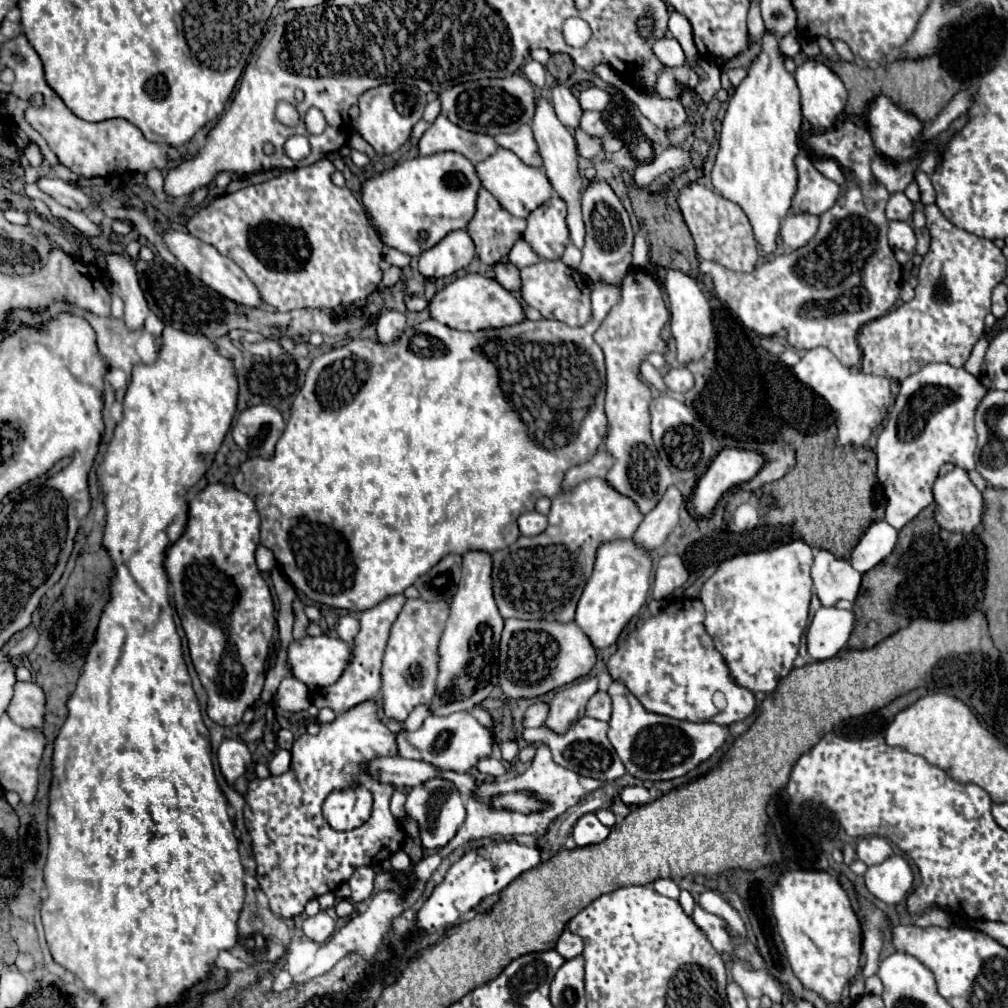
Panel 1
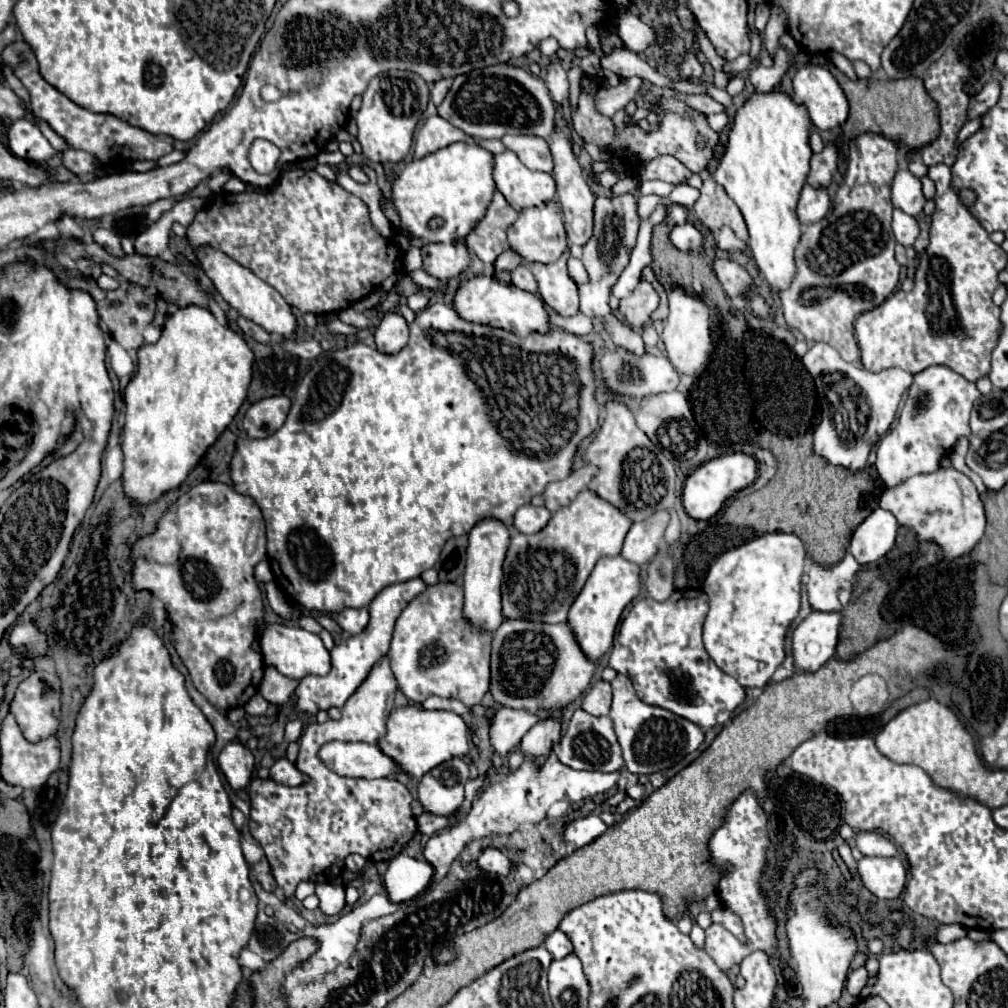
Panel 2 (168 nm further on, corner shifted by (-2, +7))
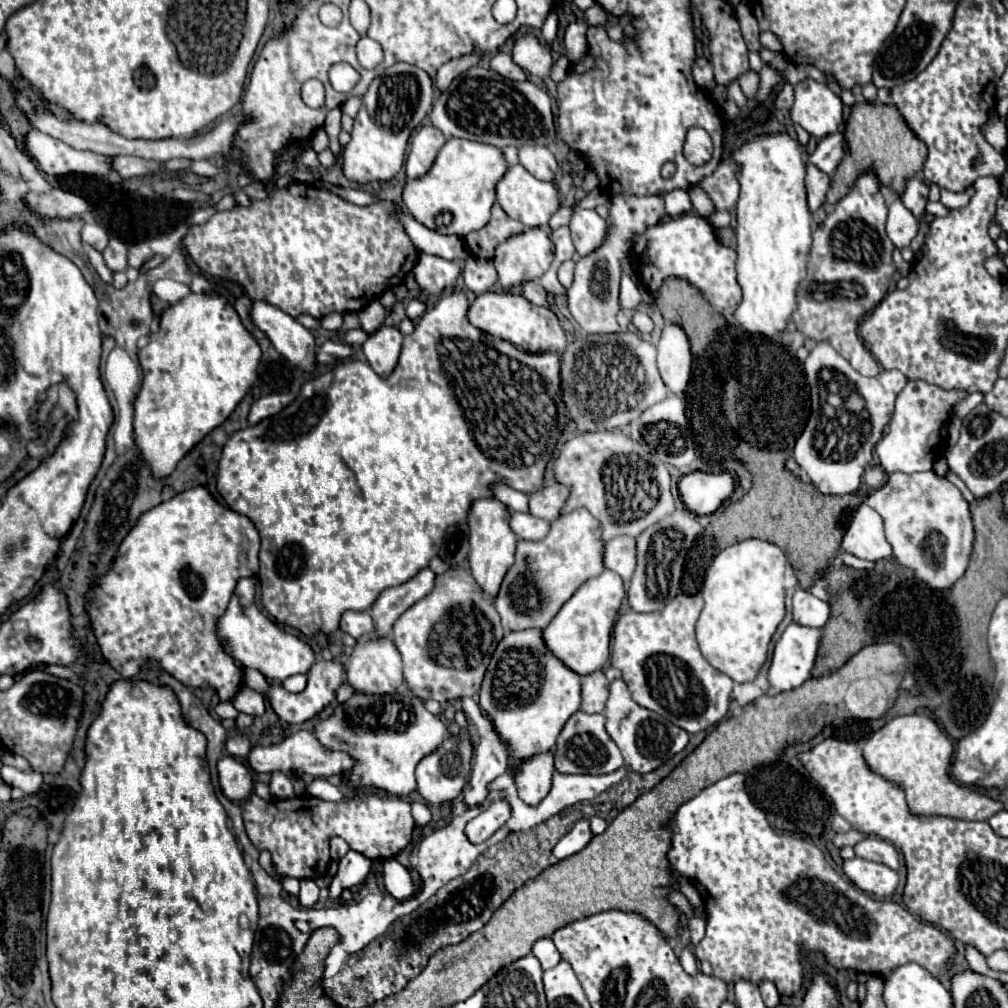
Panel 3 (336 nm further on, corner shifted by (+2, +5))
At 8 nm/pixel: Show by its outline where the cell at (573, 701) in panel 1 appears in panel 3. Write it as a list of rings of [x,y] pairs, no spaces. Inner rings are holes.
[[[554,750],[546,754],[534,754],[534,758],[526,758],[526,762],[518,762],[514,768],[514,784],[518,796],[534,806],[538,804],[552,788],[552,772],[554,772]]]

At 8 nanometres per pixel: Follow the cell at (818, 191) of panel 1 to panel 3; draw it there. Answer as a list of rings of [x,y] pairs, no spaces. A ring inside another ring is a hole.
[[[840,132],[836,134],[830,134],[830,136],[824,136],[816,150],[808,156],[808,162],[814,164],[818,170],[822,170],[824,174],[832,176],[838,162],[842,160],[844,156],[844,136]]]

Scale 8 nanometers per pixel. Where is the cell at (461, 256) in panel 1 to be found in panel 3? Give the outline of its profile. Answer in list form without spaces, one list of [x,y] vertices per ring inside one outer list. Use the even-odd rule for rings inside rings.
[[[420,254],[414,266],[416,282],[420,284],[424,294],[434,294],[434,296],[440,296],[444,290],[452,288],[460,272],[462,270],[454,260],[444,260],[430,254]]]

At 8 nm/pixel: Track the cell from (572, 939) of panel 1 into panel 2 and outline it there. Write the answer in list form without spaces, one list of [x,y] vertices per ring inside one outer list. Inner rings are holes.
[[[556,930],[552,932],[546,940],[544,940],[544,948],[558,960],[558,958],[564,958],[572,952],[572,944],[568,940],[568,936],[562,932],[562,930]]]

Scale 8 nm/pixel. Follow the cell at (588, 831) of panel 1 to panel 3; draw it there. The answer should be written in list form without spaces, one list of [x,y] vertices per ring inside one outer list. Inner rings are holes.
[[[584,818],[584,820],[578,820],[578,822],[572,826],[572,830],[558,840],[558,844],[554,846],[552,854],[554,854],[558,860],[568,858],[568,856],[580,852],[582,848],[586,848],[588,842],[592,840],[592,836],[594,836],[594,834],[592,834],[592,830],[590,830],[590,822],[588,822],[586,818]]]

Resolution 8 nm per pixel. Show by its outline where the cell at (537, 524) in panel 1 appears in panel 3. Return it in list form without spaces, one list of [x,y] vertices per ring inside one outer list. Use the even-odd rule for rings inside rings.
[[[510,512],[510,528],[522,540],[542,540],[548,534],[550,522],[536,518],[532,514]]]

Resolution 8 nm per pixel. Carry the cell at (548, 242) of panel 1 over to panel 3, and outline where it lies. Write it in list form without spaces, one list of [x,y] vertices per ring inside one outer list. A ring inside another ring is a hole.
[[[536,226],[536,228],[526,228],[522,234],[514,234],[506,242],[502,242],[496,248],[494,266],[498,270],[498,282],[506,290],[510,290],[512,286],[520,286],[526,280],[540,278],[550,268],[552,260],[554,260],[554,244],[552,244],[548,232],[540,226]]]

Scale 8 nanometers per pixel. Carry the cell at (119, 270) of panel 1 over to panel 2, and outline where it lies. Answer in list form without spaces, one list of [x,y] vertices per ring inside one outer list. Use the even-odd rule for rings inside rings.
[[[96,228],[92,234],[94,242],[98,242],[100,246],[104,246],[104,250],[112,256],[124,256],[121,246],[121,236],[115,230],[106,228]]]

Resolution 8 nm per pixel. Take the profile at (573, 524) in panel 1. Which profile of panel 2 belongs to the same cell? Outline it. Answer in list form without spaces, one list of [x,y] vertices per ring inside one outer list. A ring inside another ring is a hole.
[[[582,490],[578,498],[552,514],[548,526],[536,534],[512,534],[512,542],[504,560],[502,582],[502,614],[512,620],[532,622],[566,622],[568,610],[592,568],[604,556],[618,556],[622,540],[632,520],[610,508],[606,500],[598,500],[590,490]]]

